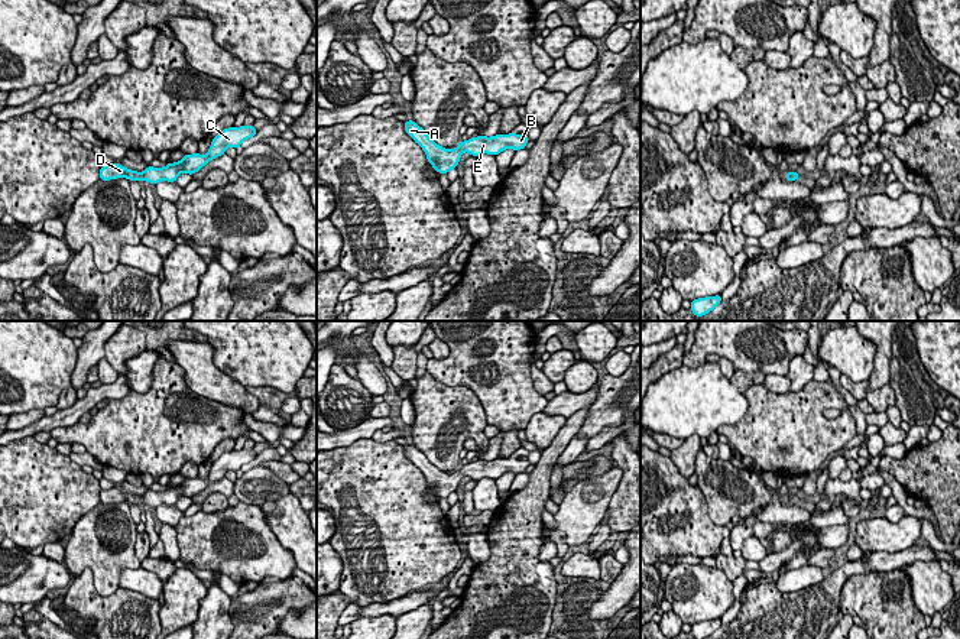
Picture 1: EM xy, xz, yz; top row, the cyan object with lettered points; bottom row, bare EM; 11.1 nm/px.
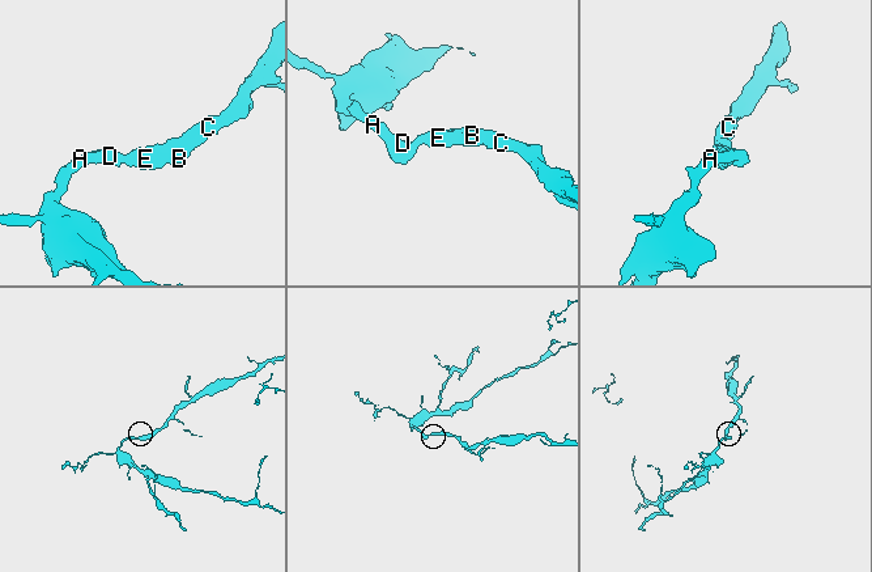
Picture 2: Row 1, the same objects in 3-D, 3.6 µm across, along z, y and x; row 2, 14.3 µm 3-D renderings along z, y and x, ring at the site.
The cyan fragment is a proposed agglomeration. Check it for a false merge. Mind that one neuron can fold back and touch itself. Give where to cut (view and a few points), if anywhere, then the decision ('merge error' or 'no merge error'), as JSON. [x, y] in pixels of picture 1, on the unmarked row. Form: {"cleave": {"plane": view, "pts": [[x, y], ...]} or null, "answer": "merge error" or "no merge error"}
{"cleave": null, "answer": "no merge error"}

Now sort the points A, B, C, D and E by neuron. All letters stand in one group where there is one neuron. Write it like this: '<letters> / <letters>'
A B C D E

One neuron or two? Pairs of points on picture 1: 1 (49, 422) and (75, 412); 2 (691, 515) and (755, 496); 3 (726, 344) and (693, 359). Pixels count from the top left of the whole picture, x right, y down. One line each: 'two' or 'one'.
1: one
2: two
3: one

